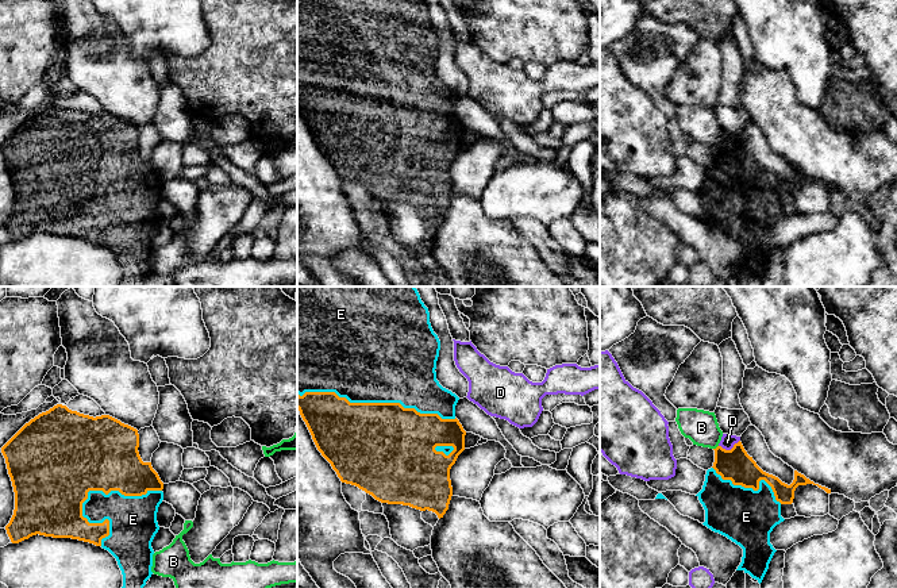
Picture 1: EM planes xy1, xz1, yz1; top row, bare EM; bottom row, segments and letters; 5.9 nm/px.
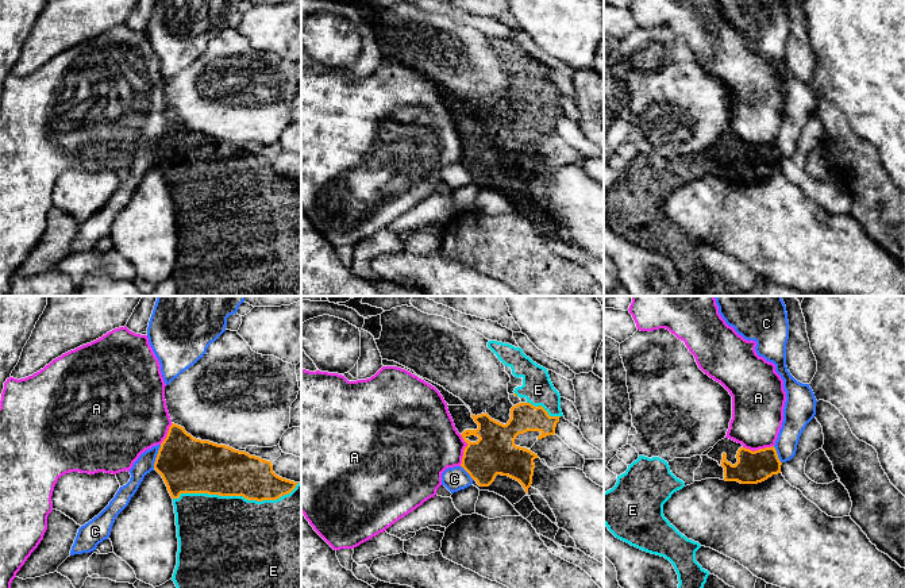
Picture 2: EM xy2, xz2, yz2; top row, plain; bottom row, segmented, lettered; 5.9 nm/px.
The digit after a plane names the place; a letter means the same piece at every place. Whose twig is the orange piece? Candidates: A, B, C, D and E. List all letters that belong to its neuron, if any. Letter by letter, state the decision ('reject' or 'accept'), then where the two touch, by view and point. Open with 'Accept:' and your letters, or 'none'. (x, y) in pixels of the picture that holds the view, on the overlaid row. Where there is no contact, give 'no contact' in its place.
Accept: E
A: reject | xz2 (463, 450)
B: reject | yz1 (716, 448)
C: reject | xy2 (157, 457)
D: reject | yz1 (728, 450)
E: accept | xz1 (377, 403)

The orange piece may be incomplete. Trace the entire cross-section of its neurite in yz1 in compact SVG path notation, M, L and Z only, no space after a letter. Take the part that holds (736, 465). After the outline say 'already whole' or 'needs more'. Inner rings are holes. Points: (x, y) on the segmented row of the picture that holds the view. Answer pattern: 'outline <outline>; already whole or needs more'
outline M739 441L738 443L735 443L731 450L725 450L725 449L723 449L721 446L717 446L717 447L713 449L713 450L715 450L715 462L713 462L713 466L707 470L705 481L704 481L702 489L696 495L696 496L698 497L698 500L700 500L700 503L702 504L704 510L705 510L705 522L704 522L702 524L707 526L708 529L711 529L712 531L719 533L719 534L727 537L728 539L731 539L732 542L735 542L736 545L739 545L739 546L743 549L742 562L740 562L740 565L738 566L736 570L743 570L744 573L748 573L752 579L755 579L755 580L761 584L762 580L763 580L763 577L765 577L765 574L766 574L766 572L767 572L767 569L769 569L769 564L770 564L770 561L771 561L774 553L777 552L777 550L773 547L773 545L770 543L770 533L773 531L773 529L774 529L777 524L779 524L781 522L785 520L785 519L781 516L781 506L782 506L782 504L792 504L792 503L793 503L794 491L796 491L796 488L797 488L798 485L813 484L813 485L817 485L819 488L824 489L827 493L831 493L831 489L828 489L828 488L825 488L825 487L821 487L821 485L819 485L819 484L815 484L813 481L811 481L809 479L806 479L804 474L798 473L797 470L794 470L794 480L793 480L793 483L792 483L790 485L782 483L778 477L763 472L763 470L757 465L757 462L752 460L752 457L750 457L750 456L747 454L747 451L744 450L744 447L743 447L743 445L742 445L740 441Z; needs more

